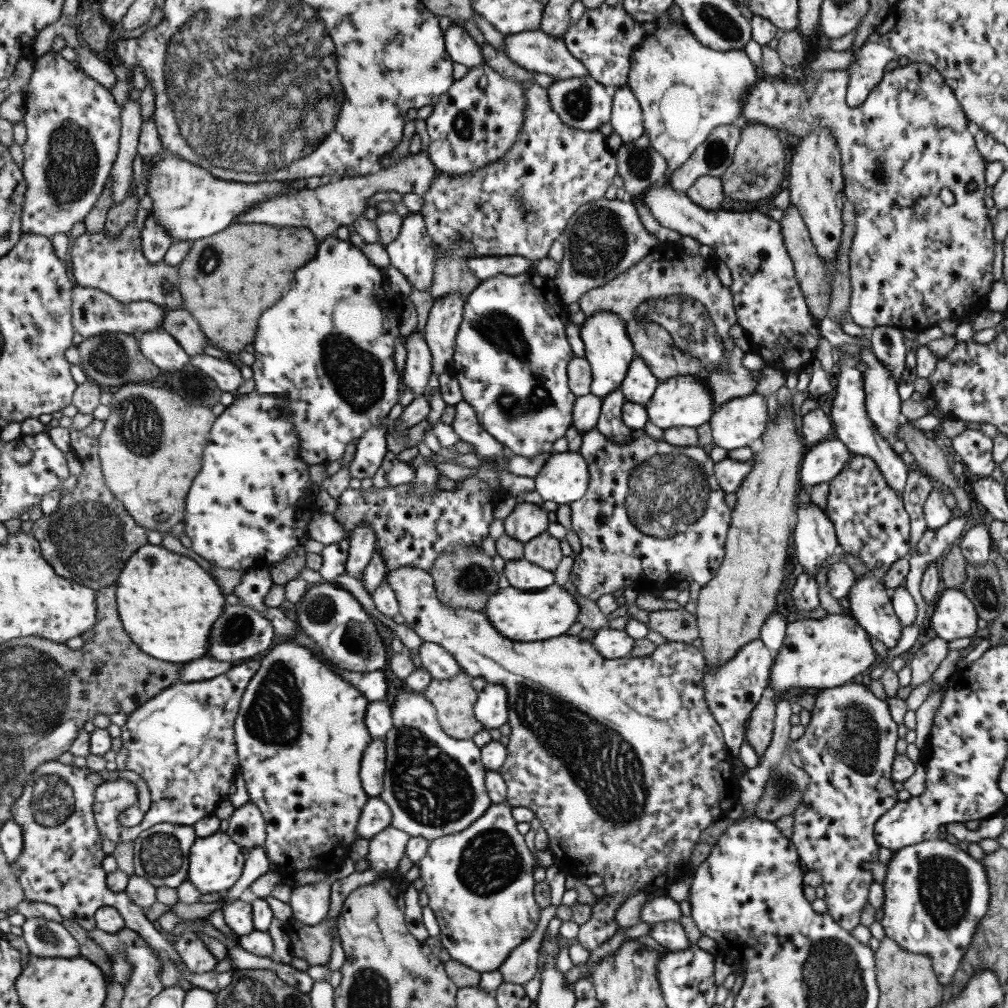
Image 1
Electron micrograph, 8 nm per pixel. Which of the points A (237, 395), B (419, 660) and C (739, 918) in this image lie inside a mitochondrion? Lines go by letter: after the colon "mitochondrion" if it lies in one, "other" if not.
A: other
B: other
C: other

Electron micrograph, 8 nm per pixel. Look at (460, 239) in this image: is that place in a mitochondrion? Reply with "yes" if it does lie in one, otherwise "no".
no

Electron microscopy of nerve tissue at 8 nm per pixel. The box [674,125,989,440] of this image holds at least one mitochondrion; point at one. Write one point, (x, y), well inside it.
(716, 152)

